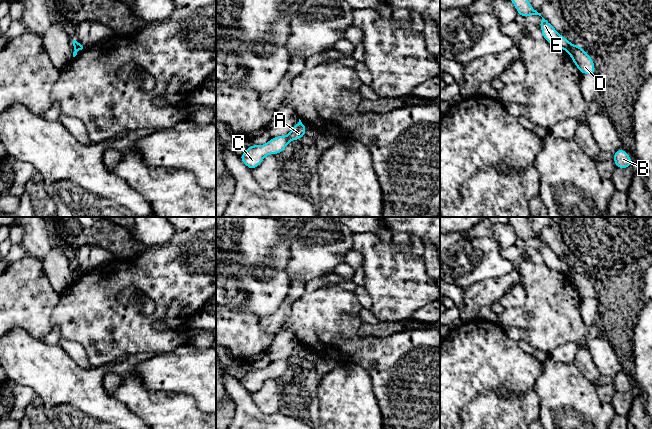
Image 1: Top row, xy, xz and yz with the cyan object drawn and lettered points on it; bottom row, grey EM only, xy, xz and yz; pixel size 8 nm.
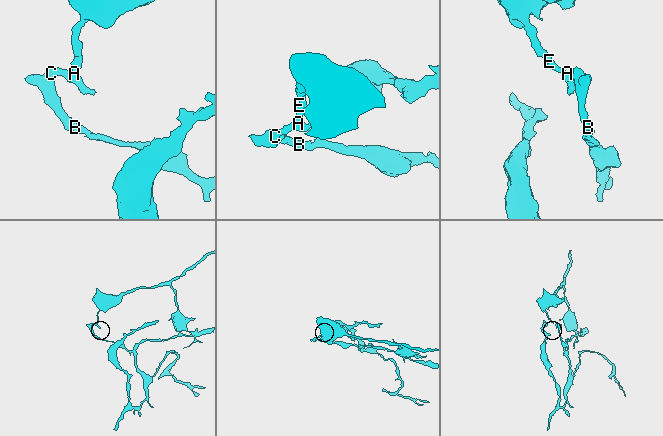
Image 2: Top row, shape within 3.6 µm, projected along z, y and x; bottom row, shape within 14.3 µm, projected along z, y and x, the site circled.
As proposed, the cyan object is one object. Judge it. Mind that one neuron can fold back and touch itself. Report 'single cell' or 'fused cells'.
fused cells

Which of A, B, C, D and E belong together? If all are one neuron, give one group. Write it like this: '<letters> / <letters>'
A B C D / E

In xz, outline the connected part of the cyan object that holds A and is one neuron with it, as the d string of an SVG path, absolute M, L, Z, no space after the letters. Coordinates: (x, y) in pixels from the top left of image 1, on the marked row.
M298 122L288 135L273 137L264 145L251 145L239 158L251 171L258 167L267 155L280 154L292 140L300 140L305 135L306 124Z

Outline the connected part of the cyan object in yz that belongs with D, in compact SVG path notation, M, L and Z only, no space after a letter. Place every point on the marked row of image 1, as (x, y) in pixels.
M574 45L569 55L581 74L596 74L596 69L591 56L580 45Z

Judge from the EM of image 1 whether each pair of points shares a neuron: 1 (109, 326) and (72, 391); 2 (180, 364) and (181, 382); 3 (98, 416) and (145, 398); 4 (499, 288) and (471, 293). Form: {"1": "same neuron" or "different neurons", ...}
{"1": "different neurons", "2": "same neuron", "3": "different neurons", "4": "same neuron"}

